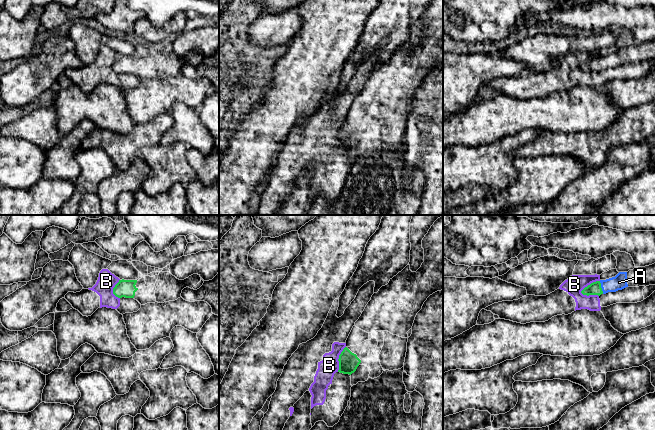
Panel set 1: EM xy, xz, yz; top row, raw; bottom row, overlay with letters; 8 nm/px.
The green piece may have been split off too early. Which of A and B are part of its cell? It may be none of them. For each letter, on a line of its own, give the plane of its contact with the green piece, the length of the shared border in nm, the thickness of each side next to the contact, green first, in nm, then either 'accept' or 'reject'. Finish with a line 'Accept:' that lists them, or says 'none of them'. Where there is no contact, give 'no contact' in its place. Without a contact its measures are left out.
A: yz | 110 nm | 100/120 nm | accept
B: yz | 190 nm | 100/150 nm | reject
Accept: A

